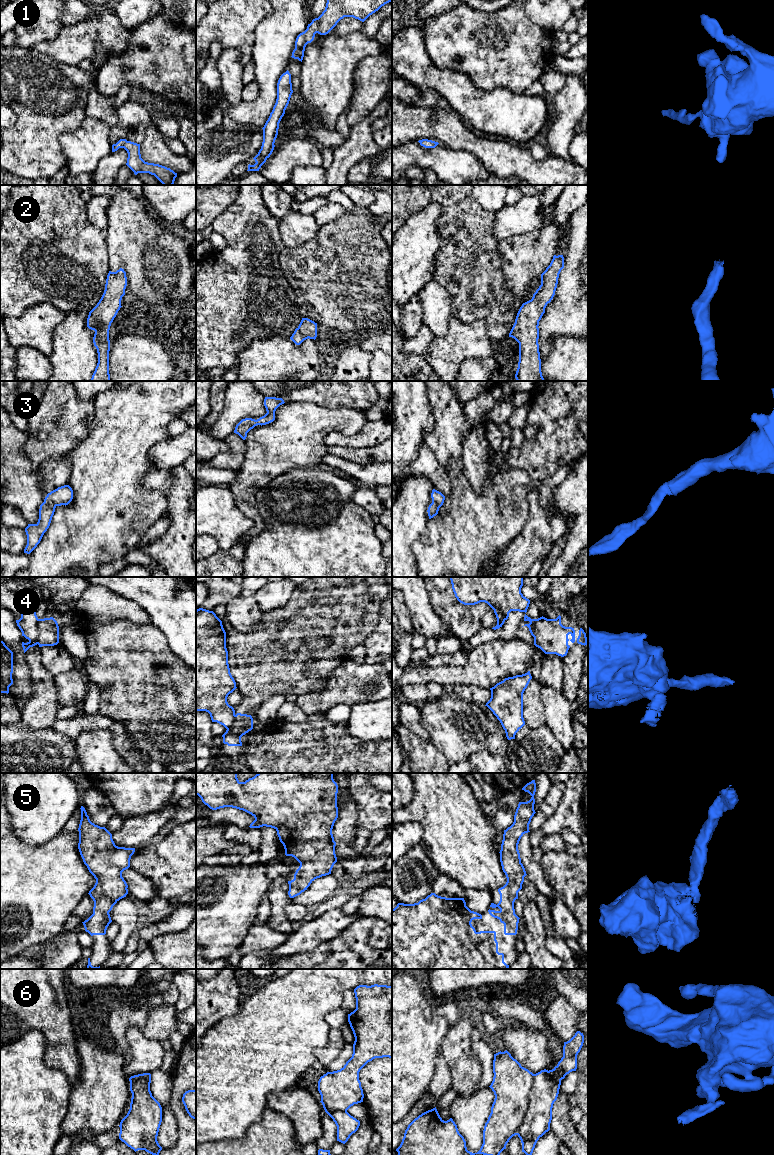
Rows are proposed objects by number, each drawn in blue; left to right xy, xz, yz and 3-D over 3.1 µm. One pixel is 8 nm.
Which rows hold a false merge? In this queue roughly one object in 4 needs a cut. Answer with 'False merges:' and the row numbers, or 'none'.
False merges: 4, 6

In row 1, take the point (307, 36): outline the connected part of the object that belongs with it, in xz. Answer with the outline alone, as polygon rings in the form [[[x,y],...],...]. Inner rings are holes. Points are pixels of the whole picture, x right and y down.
[[[327,0],[322,14],[308,24],[295,41],[292,58],[302,62],[305,47],[314,40],[315,34],[328,34],[344,17],[353,17],[364,22],[370,15],[392,0]]]

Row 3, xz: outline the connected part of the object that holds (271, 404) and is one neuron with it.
[[[265,397],[264,406],[266,408],[267,413],[255,420],[252,418],[242,419],[235,427],[234,433],[238,434],[243,440],[246,439],[247,433],[253,429],[257,425],[266,425],[275,420],[275,411],[276,409],[284,404],[284,400],[282,398],[276,397]]]

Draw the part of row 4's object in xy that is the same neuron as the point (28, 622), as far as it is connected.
[[[31,604],[22,608],[21,618],[16,620],[16,623],[22,632],[22,636],[29,640],[27,643],[22,642],[24,653],[30,647],[37,645],[36,640],[39,634],[38,621],[36,610]]]

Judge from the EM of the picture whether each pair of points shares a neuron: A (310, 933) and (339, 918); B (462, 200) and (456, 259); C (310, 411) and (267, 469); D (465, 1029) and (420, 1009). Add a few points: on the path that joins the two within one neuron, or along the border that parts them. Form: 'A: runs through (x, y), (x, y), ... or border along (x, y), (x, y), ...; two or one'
A: runs through (317, 930), (326, 927), (332, 922); one
B: runs through (461, 215), (461, 244); one
C: runs through (303, 425), (273, 455); one
D: border along (450, 1027), (443, 1040), (441, 1049); two

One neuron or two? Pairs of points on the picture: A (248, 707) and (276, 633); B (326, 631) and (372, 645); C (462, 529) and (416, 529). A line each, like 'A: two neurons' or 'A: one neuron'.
A: one neuron
B: two neurons
C: two neurons

